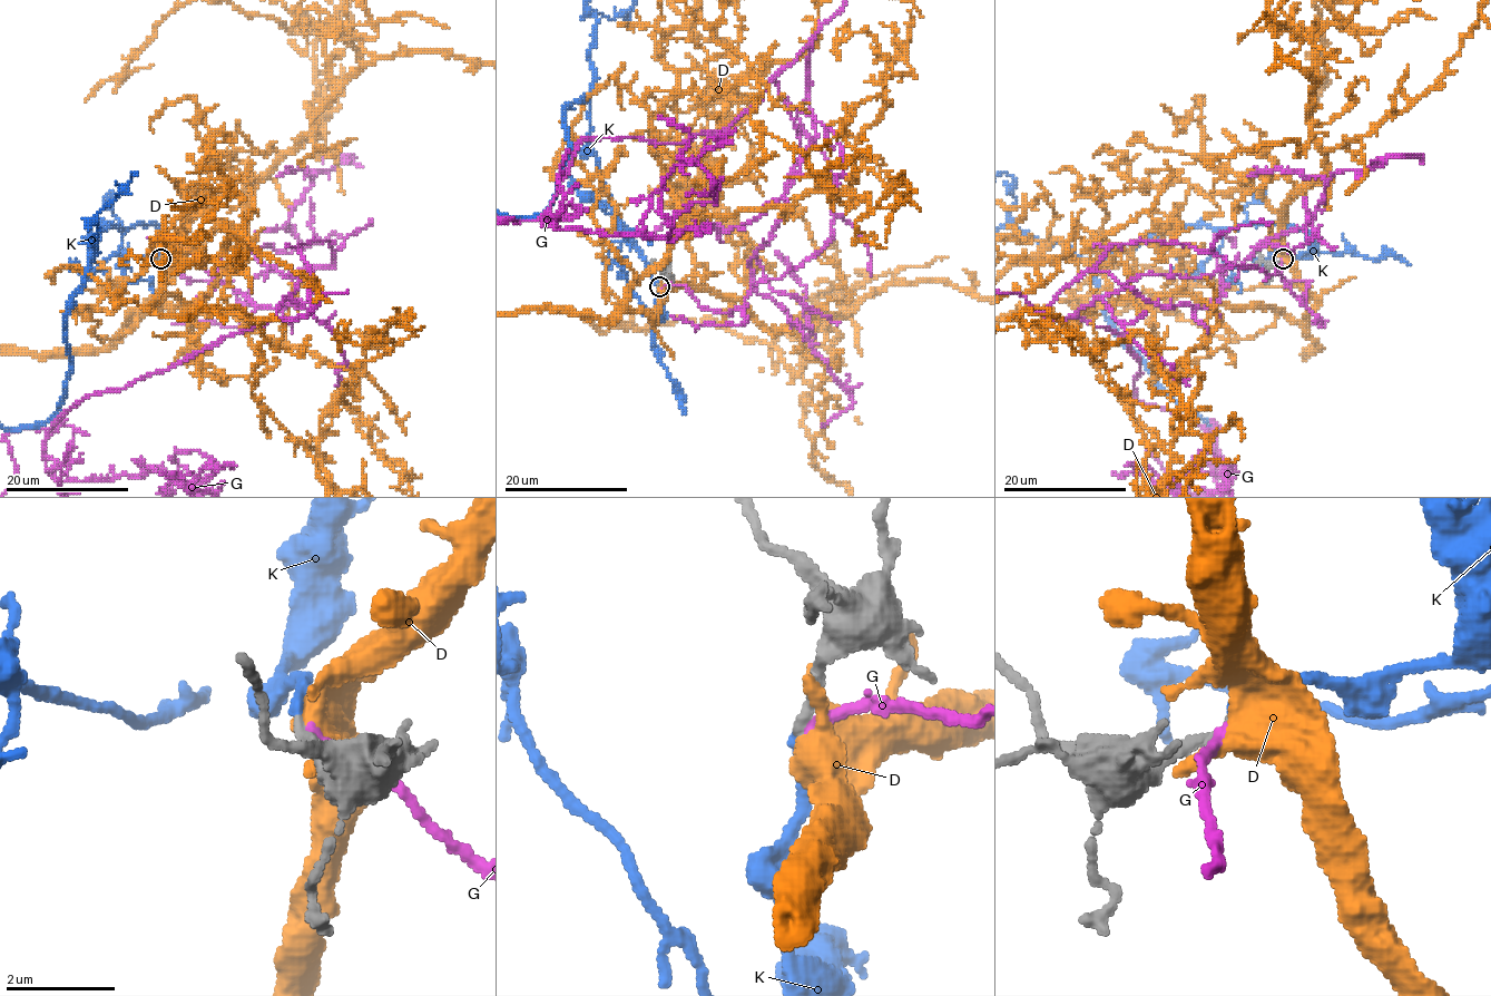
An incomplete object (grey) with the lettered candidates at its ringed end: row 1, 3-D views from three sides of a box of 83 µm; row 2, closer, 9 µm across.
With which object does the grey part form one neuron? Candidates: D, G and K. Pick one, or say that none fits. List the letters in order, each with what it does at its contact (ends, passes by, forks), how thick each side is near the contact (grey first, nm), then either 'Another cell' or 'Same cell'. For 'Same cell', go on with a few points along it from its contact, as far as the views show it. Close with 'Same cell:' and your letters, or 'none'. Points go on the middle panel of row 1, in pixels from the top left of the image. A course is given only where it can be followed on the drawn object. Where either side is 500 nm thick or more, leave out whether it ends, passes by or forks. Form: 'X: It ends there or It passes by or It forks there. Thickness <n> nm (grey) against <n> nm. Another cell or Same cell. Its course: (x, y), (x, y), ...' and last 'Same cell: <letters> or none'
D: It ends there. Thickness 260 nm (grey) against 440 nm. Another cell
G: It ends there. Thickness 240 nm (grey) against 180 nm. Another cell
K: It ends there. Thickness 180 nm (grey) against 160 nm. Same cell
Same cell: K

